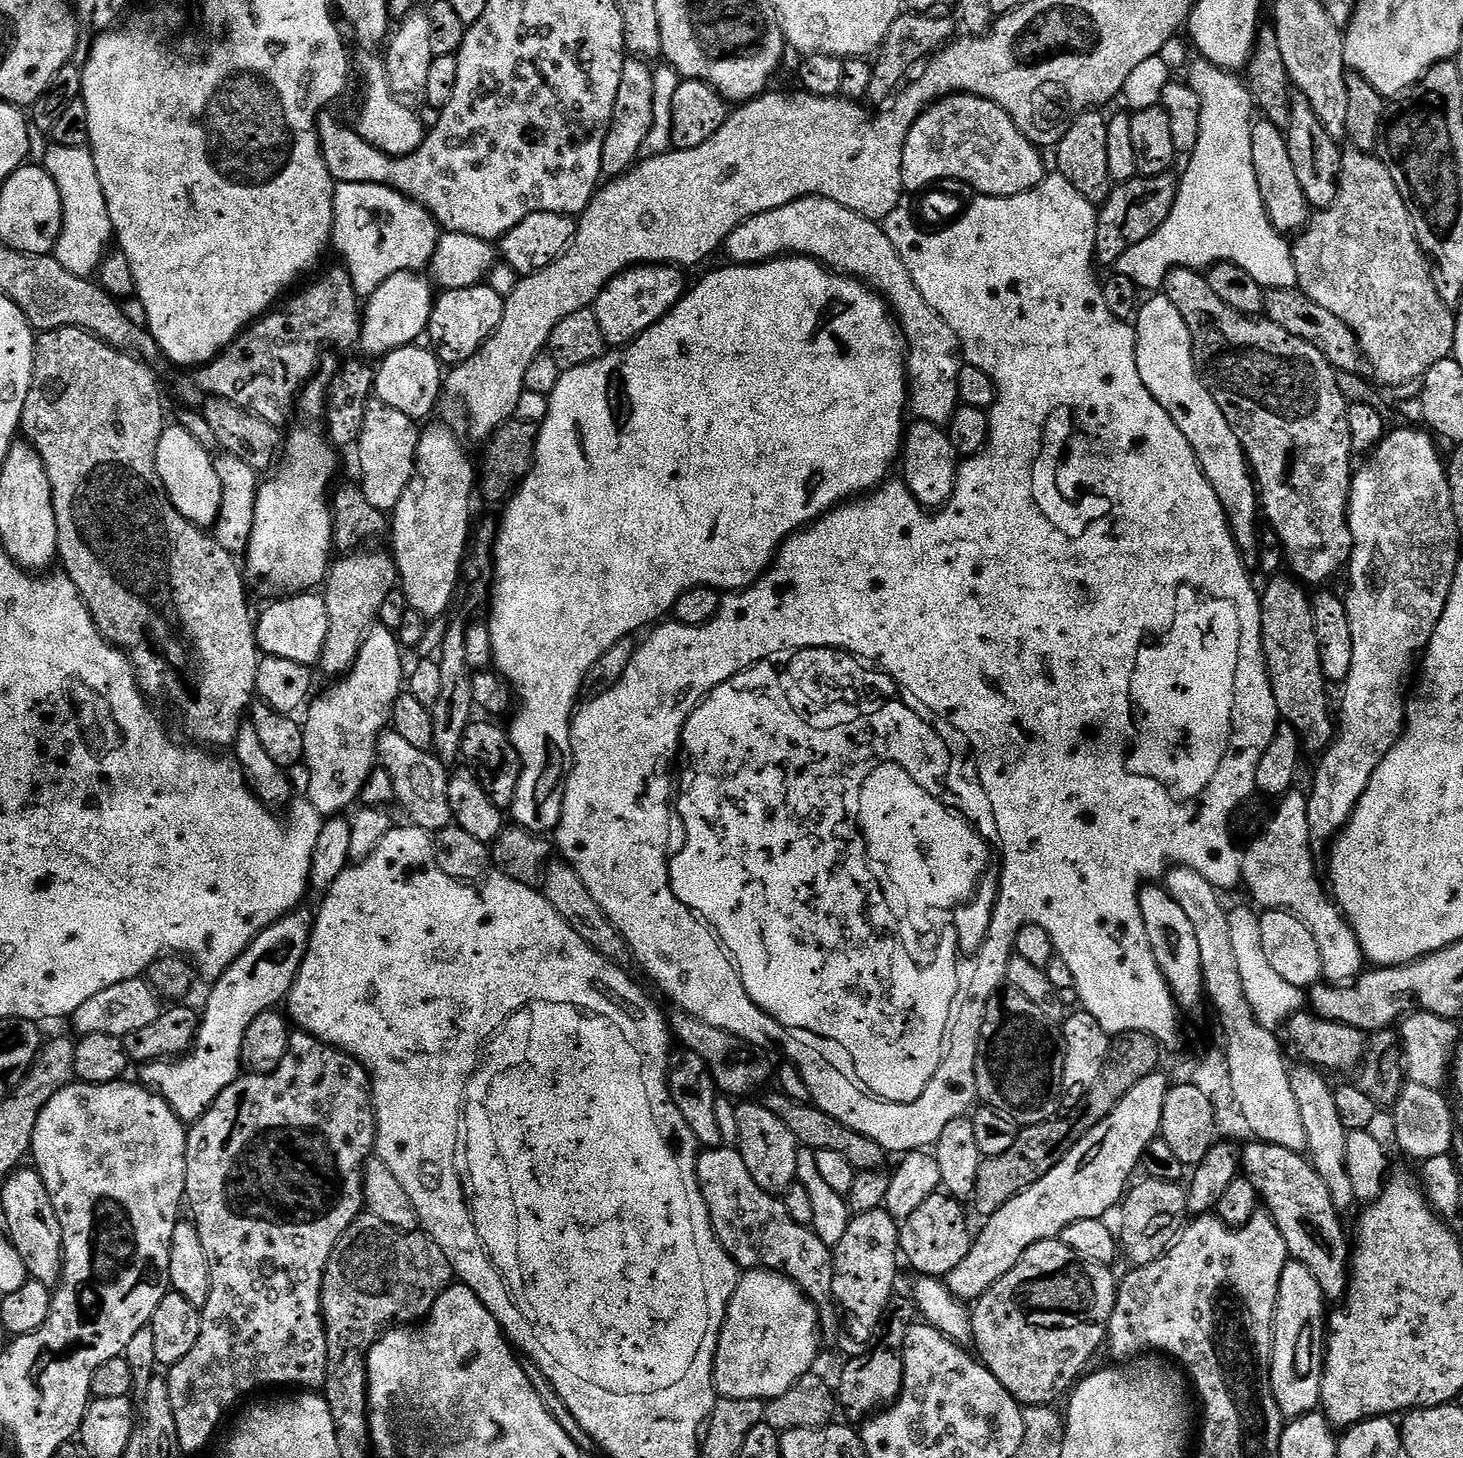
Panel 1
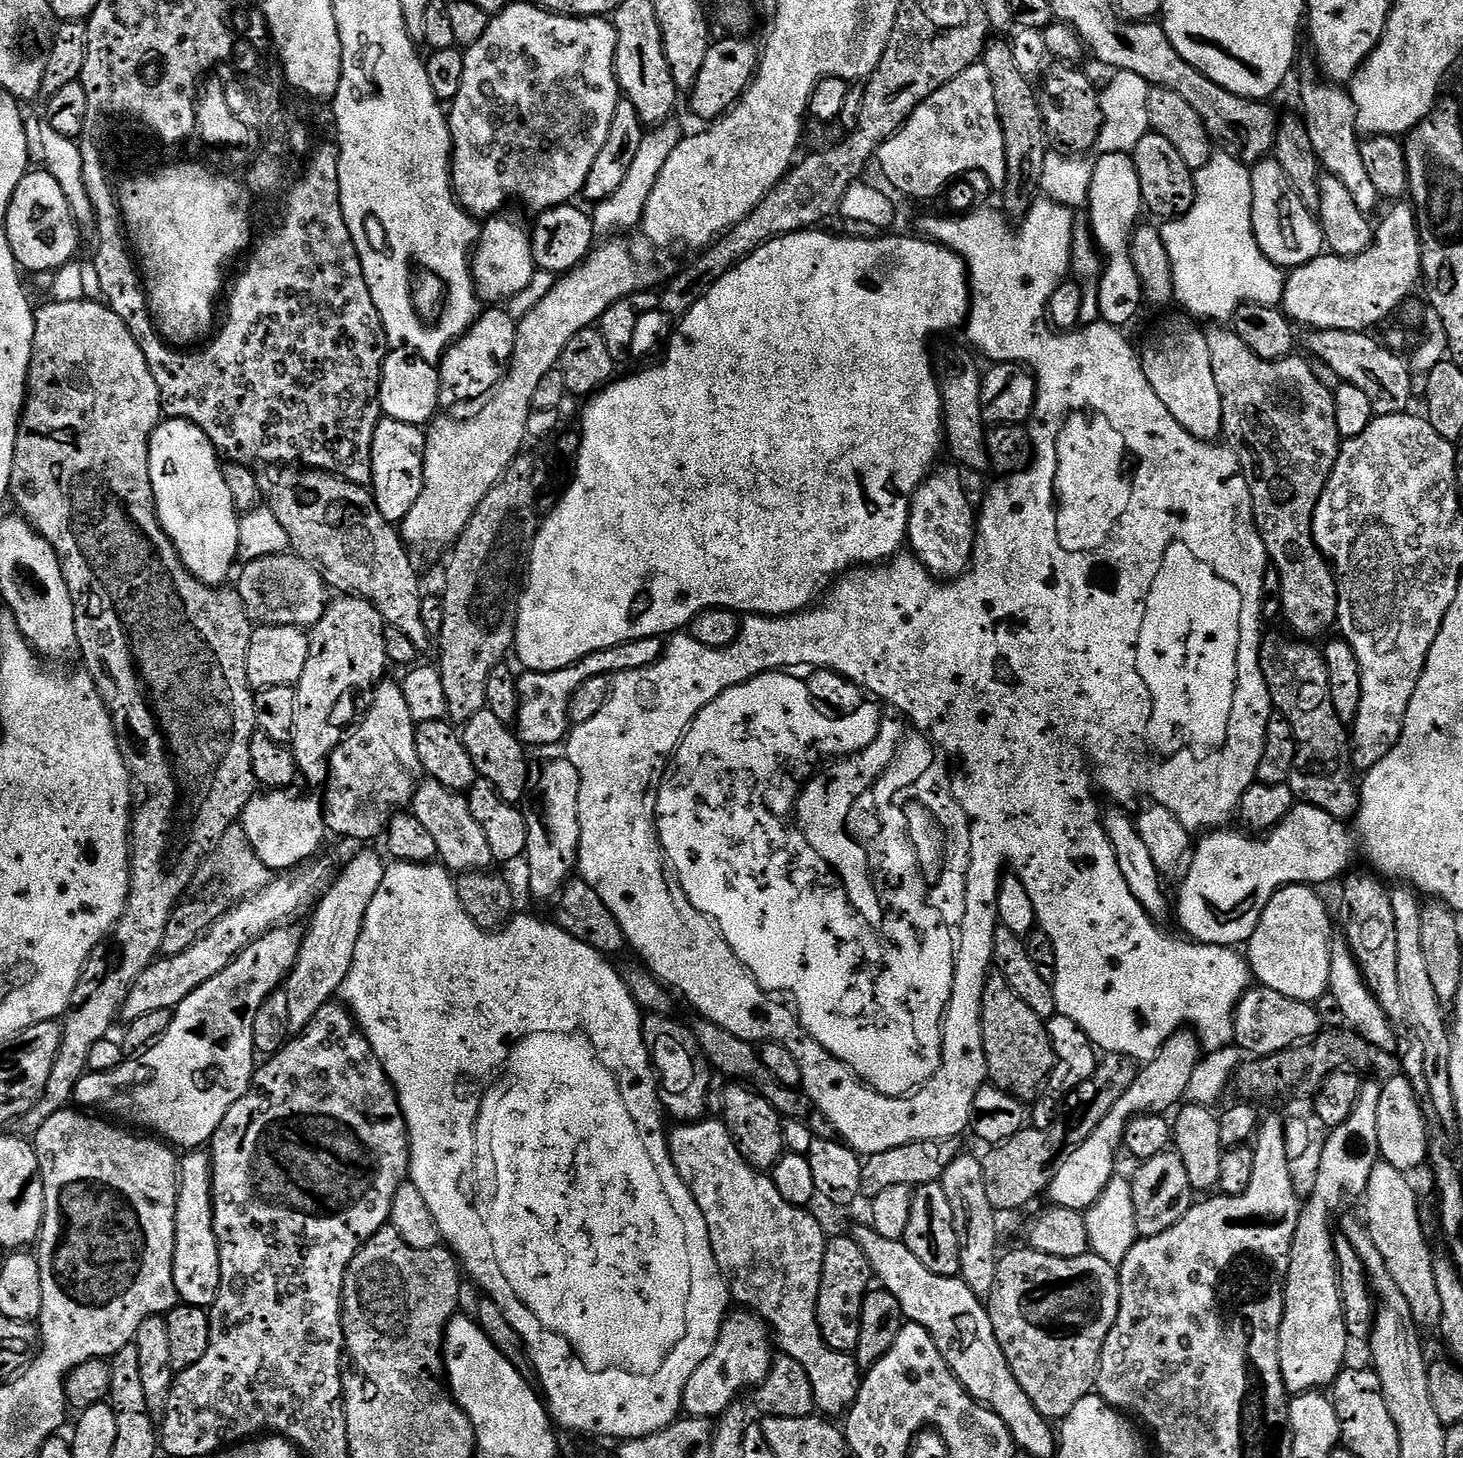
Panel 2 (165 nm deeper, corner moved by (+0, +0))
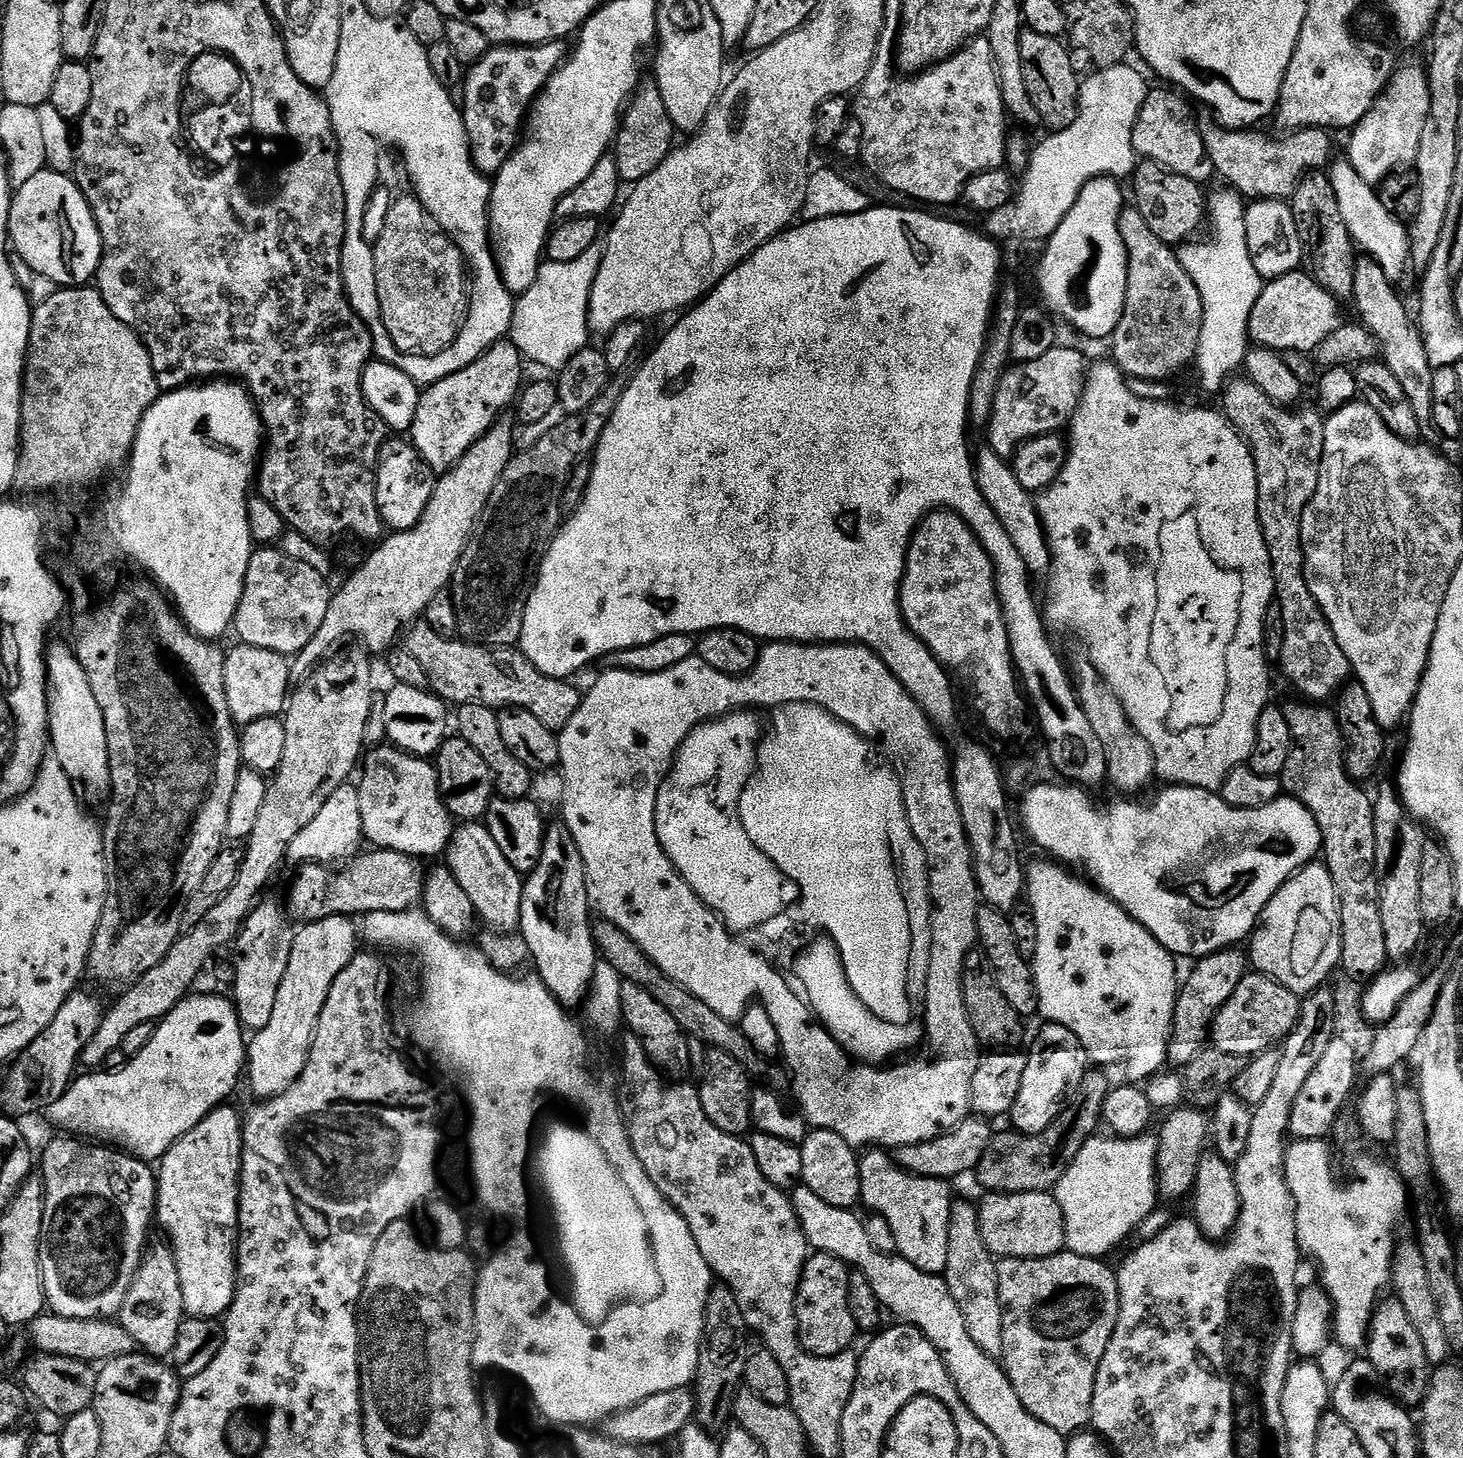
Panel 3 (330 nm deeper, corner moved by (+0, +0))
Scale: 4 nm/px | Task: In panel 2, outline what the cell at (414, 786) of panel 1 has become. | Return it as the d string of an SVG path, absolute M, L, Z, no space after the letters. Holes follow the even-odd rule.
M421 779L412 795L410 811L434 838L436 855L449 872L463 874L493 867L494 861L490 854L490 845L486 843L486 834L482 834L482 826L474 822L474 814L470 814L468 801L461 793L450 791L437 780Z

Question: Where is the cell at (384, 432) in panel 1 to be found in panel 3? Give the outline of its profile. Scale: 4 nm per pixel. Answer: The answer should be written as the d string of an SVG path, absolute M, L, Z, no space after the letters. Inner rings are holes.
M404 438L384 441L380 451L380 465L376 467L376 501L385 529L405 532L413 528L422 518L434 489L436 480L433 470L411 442Z

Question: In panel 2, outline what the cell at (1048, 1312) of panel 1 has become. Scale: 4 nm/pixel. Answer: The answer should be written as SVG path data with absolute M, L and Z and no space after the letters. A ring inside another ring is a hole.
M1029 1246L1016 1248L1013 1252L1008 1252L1005 1256L1003 1253L999 1257L996 1265L994 1286L990 1290L988 1297L986 1297L986 1307L990 1314L990 1322L994 1326L998 1346L1002 1346L1002 1354L1006 1354L1006 1362L1014 1374L1014 1378L1018 1378L1018 1386L1022 1386L1022 1390L1026 1390L1026 1398L1030 1398L1030 1402L1034 1402L1034 1410L1038 1410L1038 1414L1042 1414L1048 1421L1063 1421L1064 1417L1070 1414L1070 1410L1074 1410L1074 1406L1078 1406L1078 1402L1082 1402L1082 1398L1093 1395L1096 1386L1096 1371L1100 1368L1102 1346L1118 1318L1119 1305L1120 1273L1117 1265L1106 1262L1106 1258L1098 1258L1095 1254L1085 1254L1080 1257L1055 1257L1054 1254L1040 1253Z

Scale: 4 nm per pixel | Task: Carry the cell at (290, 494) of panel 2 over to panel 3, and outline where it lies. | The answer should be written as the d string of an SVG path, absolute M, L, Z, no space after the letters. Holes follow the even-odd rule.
M417 622L407 629L406 640L408 644L406 650L414 654L415 660L426 670L428 688L441 700L452 706L461 704L477 704L497 710L504 709L524 709L534 714L539 722L558 734L574 718L582 699L581 689L576 689L572 682L568 680L555 680L553 676L542 674L533 664L527 660L519 647L510 648L488 647L482 644L471 642L461 642L456 638L449 638L442 634L434 634L430 626L423 622Z

